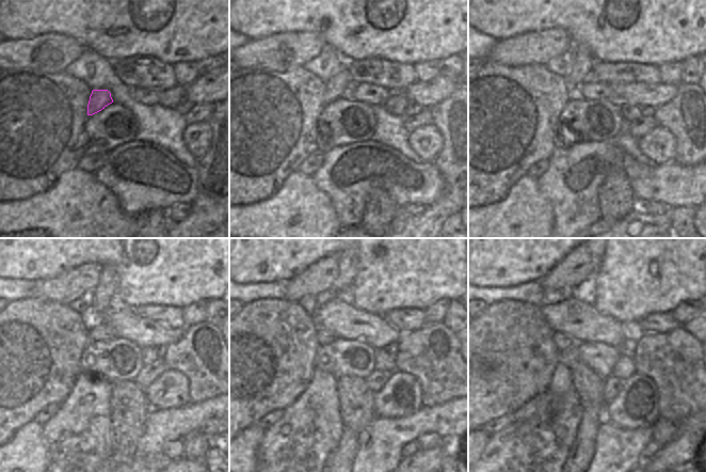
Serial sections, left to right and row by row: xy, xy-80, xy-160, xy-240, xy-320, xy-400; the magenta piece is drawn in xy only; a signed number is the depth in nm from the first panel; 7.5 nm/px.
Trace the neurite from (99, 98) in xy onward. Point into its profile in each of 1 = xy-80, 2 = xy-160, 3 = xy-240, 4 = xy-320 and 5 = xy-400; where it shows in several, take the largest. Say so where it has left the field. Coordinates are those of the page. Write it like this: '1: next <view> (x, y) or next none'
1: next xy-80 (338, 85)
2: next xy-160 (583, 62)
3: next xy-240 (106, 292)
4: next xy-320 (349, 260)
5: next xy-400 (596, 260)

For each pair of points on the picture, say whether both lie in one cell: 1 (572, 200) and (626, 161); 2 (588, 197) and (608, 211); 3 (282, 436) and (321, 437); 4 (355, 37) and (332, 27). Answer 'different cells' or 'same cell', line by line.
1: same cell
2: different cells
3: same cell
4: same cell

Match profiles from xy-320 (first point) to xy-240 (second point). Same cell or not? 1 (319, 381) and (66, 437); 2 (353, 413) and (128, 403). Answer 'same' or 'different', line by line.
1: same
2: same

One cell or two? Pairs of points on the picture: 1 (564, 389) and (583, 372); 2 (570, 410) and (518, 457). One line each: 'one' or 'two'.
1: two
2: one

